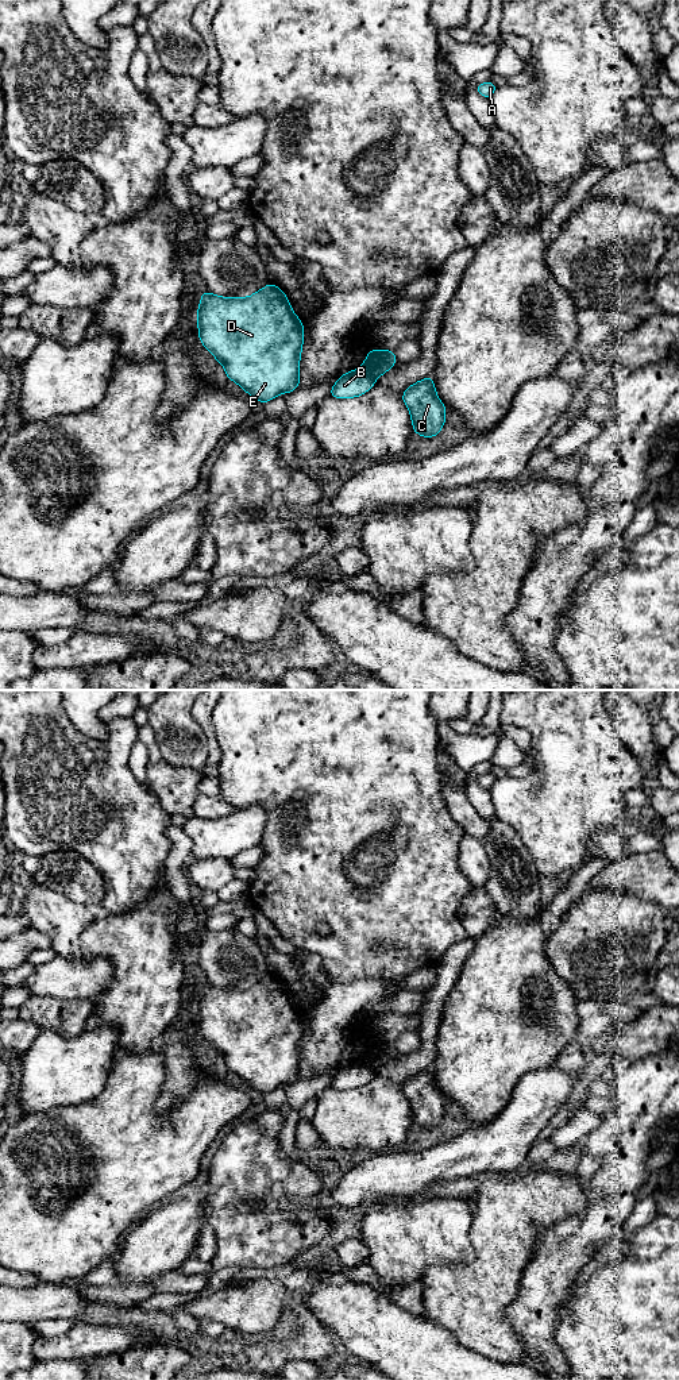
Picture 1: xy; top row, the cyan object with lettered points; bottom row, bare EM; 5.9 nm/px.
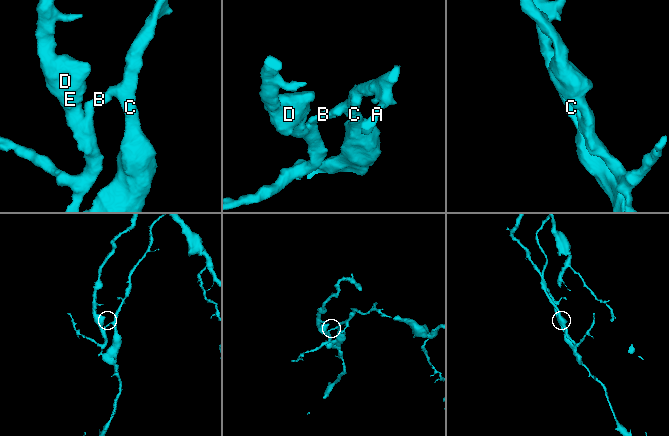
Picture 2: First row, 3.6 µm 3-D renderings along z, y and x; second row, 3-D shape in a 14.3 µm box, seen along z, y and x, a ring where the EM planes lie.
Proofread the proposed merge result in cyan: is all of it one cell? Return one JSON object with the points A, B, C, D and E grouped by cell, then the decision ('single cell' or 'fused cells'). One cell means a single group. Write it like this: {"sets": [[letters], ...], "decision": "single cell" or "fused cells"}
{"sets": [["A", "C"], ["B", "D", "E"]], "decision": "fused cells"}

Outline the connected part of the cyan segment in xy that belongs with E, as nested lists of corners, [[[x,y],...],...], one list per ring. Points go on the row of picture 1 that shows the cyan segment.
[[[269,284],[250,297],[220,297],[201,293],[197,308],[198,338],[219,361],[227,377],[262,404],[300,386],[304,328],[286,294]]]

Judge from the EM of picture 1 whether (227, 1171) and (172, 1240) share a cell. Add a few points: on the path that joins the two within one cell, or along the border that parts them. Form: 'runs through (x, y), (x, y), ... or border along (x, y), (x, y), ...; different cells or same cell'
border along (204, 1203), (205, 1221); different cells

